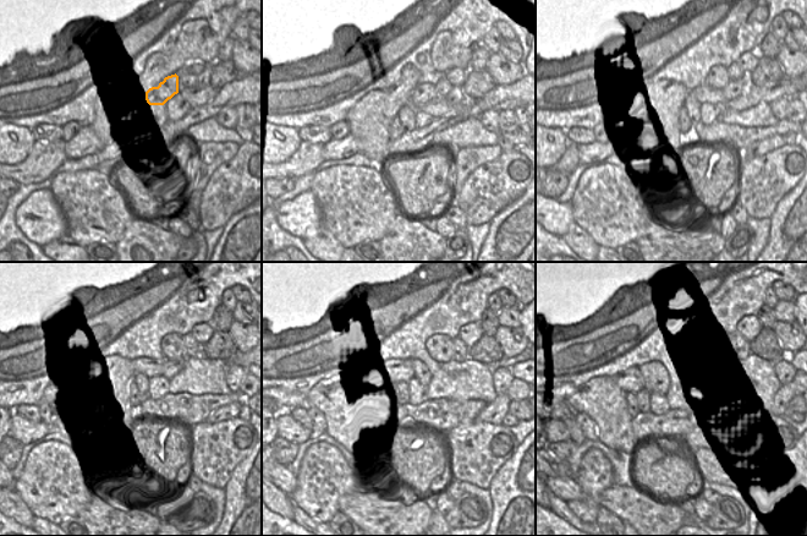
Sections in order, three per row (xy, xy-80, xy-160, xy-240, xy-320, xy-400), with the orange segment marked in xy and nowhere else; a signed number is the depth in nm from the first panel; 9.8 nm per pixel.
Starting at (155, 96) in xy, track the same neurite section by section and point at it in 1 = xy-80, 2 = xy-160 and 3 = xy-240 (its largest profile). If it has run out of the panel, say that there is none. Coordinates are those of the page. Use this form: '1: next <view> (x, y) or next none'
1: next xy-80 (424, 93)
2: next xy-160 (718, 78)
3: next xy-240 (171, 345)

